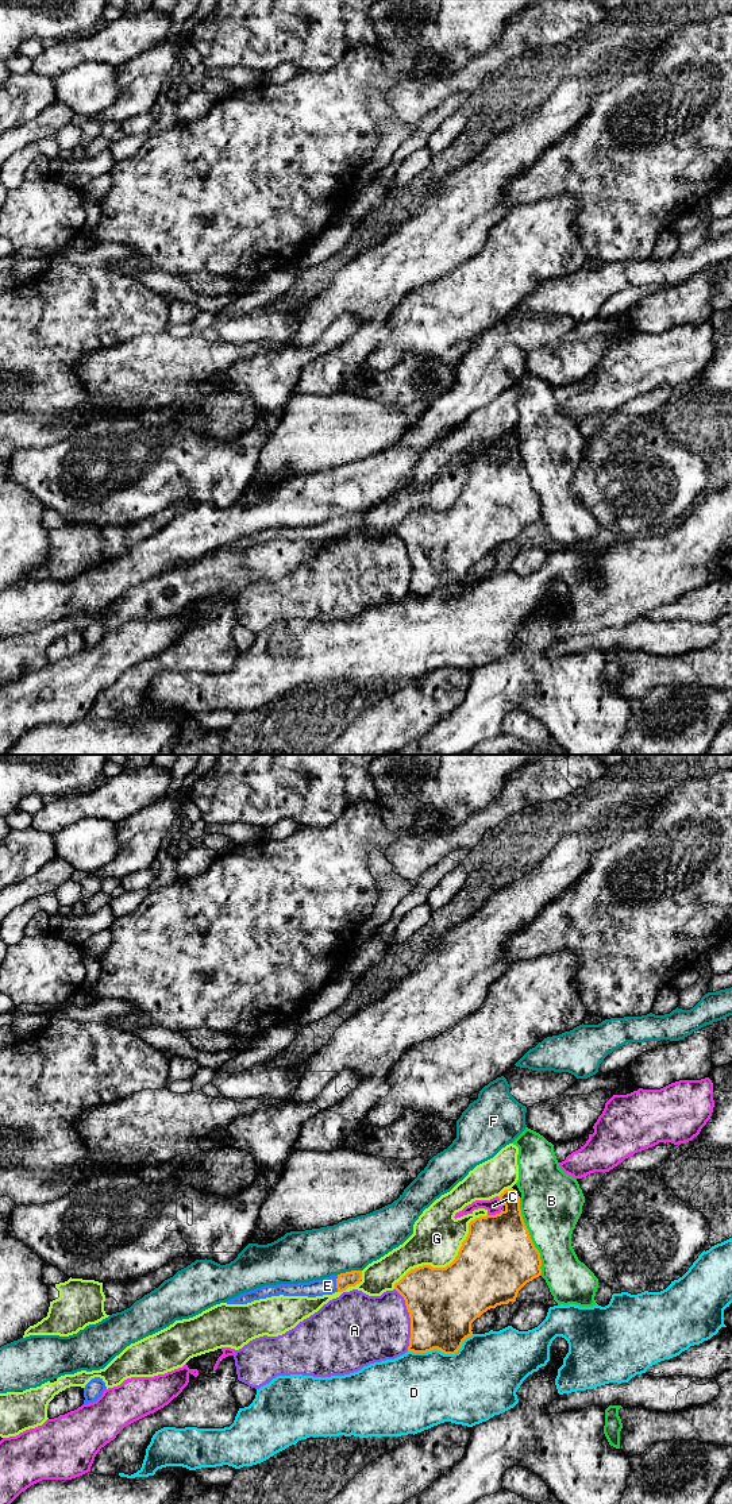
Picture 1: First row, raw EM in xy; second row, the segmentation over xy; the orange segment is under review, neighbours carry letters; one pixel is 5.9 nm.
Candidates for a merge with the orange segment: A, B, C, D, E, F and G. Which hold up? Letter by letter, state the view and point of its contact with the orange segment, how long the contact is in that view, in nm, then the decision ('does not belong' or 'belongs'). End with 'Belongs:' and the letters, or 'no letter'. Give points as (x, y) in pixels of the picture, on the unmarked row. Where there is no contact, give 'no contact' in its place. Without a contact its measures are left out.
A: contact xy (411, 563); length 380 nm; does not belong
B: contact xy (530, 481); length 480 nm; does not belong
C: contact xy (496, 458); length 90 nm; does not belong
D: contact xy (442, 596); length 400 nm; does not belong
E: contact xy (336, 527); length 100 nm; belongs
F: contact xy (349, 516); length 150 nm; does not belong
G: contact xy (450, 508); length 700 nm; does not belong
Belongs: E

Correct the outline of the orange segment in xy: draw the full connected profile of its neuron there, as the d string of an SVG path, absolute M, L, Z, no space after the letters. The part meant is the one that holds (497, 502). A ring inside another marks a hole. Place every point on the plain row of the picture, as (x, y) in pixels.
M505 433L498 441L505 454L471 464L469 478L450 509L411 513L394 528L411 562L409 595L427 597L438 593L444 598L458 597L463 585L473 579L471 567L477 562L490 552L516 545L519 535L542 518L540 497L524 467L517 435Z

